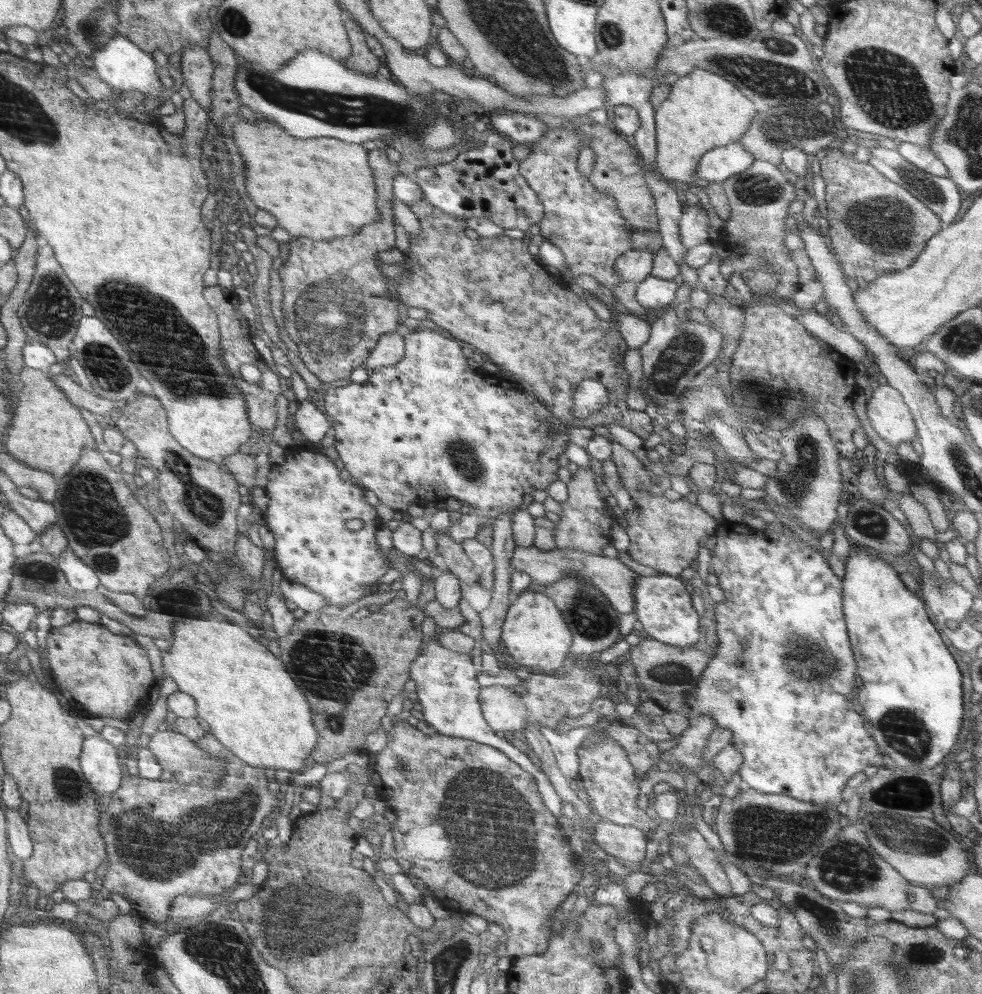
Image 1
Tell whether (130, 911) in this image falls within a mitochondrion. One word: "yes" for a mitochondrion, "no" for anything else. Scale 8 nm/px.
no

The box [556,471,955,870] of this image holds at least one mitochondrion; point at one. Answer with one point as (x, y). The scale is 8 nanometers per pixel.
(769, 836)

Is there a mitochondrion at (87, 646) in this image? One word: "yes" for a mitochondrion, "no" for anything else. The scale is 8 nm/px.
no

